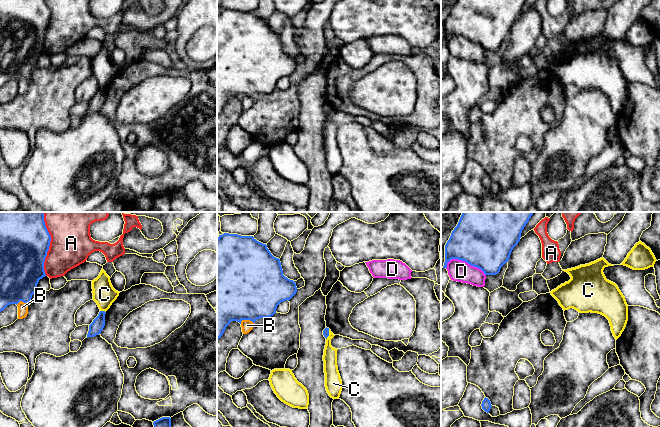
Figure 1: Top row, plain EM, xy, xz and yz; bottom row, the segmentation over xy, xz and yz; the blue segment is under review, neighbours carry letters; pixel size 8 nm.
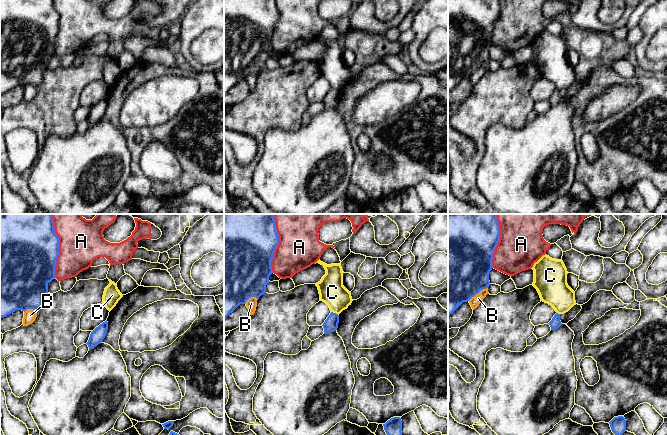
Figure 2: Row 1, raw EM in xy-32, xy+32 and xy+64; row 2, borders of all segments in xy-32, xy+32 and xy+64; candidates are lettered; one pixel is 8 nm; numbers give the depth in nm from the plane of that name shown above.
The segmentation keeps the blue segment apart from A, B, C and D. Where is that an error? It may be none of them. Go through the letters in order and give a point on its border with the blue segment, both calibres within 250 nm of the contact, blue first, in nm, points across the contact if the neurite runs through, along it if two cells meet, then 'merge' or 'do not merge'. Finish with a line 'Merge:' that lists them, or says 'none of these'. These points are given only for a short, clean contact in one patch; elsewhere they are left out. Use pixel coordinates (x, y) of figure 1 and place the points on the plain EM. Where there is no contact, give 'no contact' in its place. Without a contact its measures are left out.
A: contact xy (48, 25); calibres 380 and 340 nm; do not merge
B: contact xz (247, 95); calibres 500 and 90 nm; do not merge
C: contact xy (103, 87); calibres 110 and 180 nm; do not merge
D: contact yz (466, 37); calibres 380 and 170 nm; do not merge
Merge: none of these

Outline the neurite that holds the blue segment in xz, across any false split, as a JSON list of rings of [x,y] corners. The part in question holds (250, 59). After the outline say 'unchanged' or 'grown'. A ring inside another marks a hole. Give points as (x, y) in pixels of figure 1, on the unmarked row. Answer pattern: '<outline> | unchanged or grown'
[[[224,9],[217,14],[217,116],[221,114],[231,97],[242,96],[253,99],[260,94],[269,94],[276,89],[277,82],[290,76],[297,68],[296,59],[283,51],[279,34],[274,33],[266,20],[253,12]]] | unchanged

